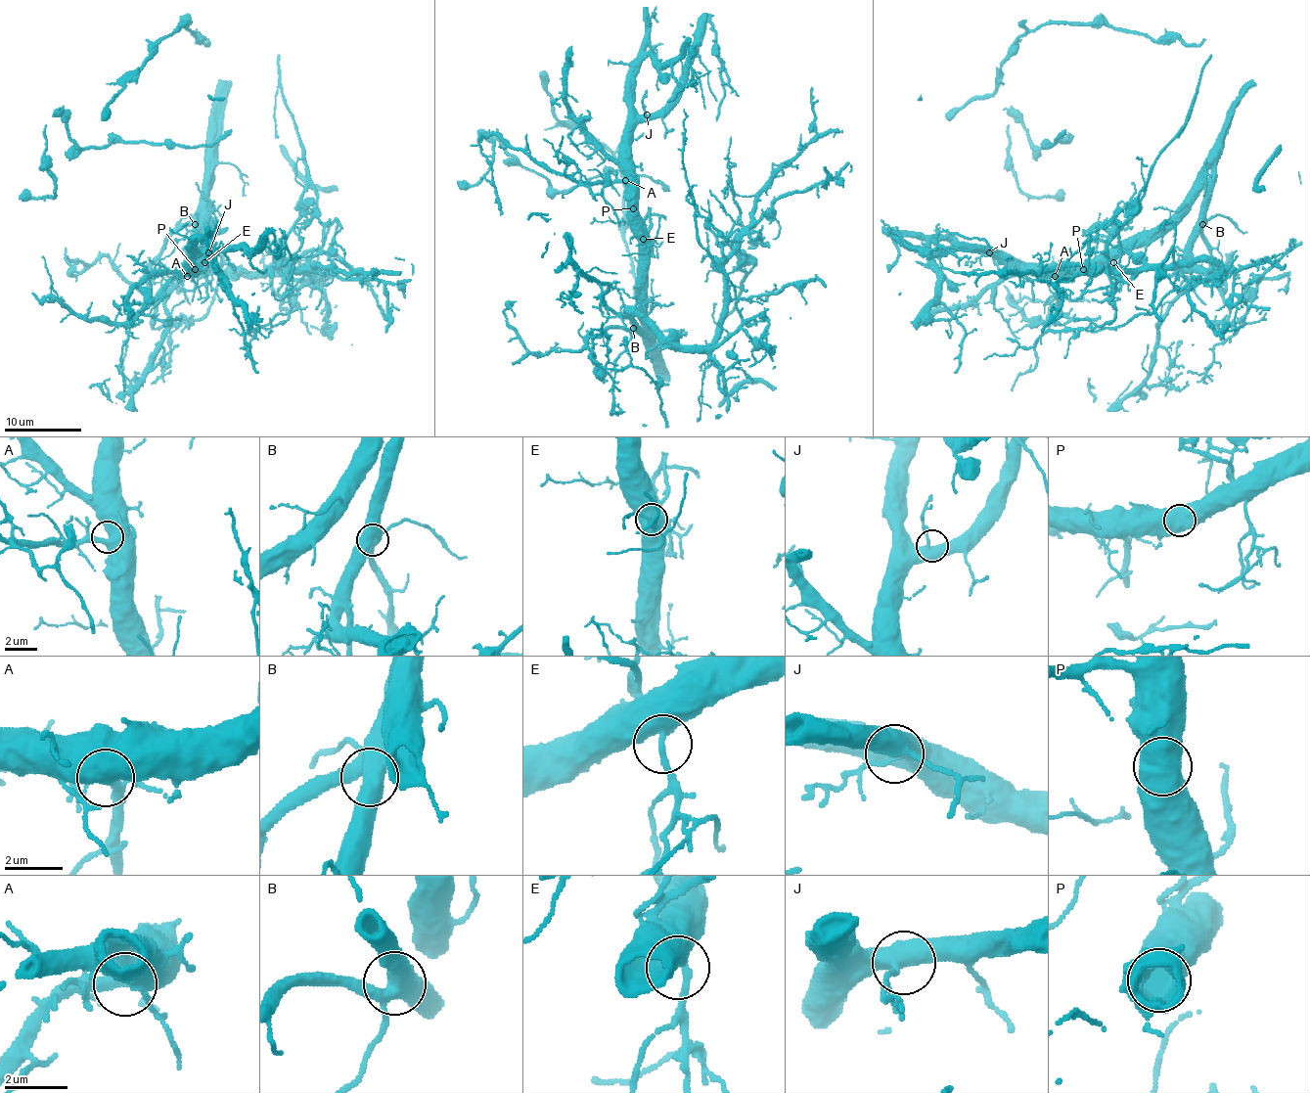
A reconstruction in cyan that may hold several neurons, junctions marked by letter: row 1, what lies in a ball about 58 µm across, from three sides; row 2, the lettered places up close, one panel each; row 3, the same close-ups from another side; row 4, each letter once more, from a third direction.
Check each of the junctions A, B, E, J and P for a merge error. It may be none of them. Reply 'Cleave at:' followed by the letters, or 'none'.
Cleave at: none

